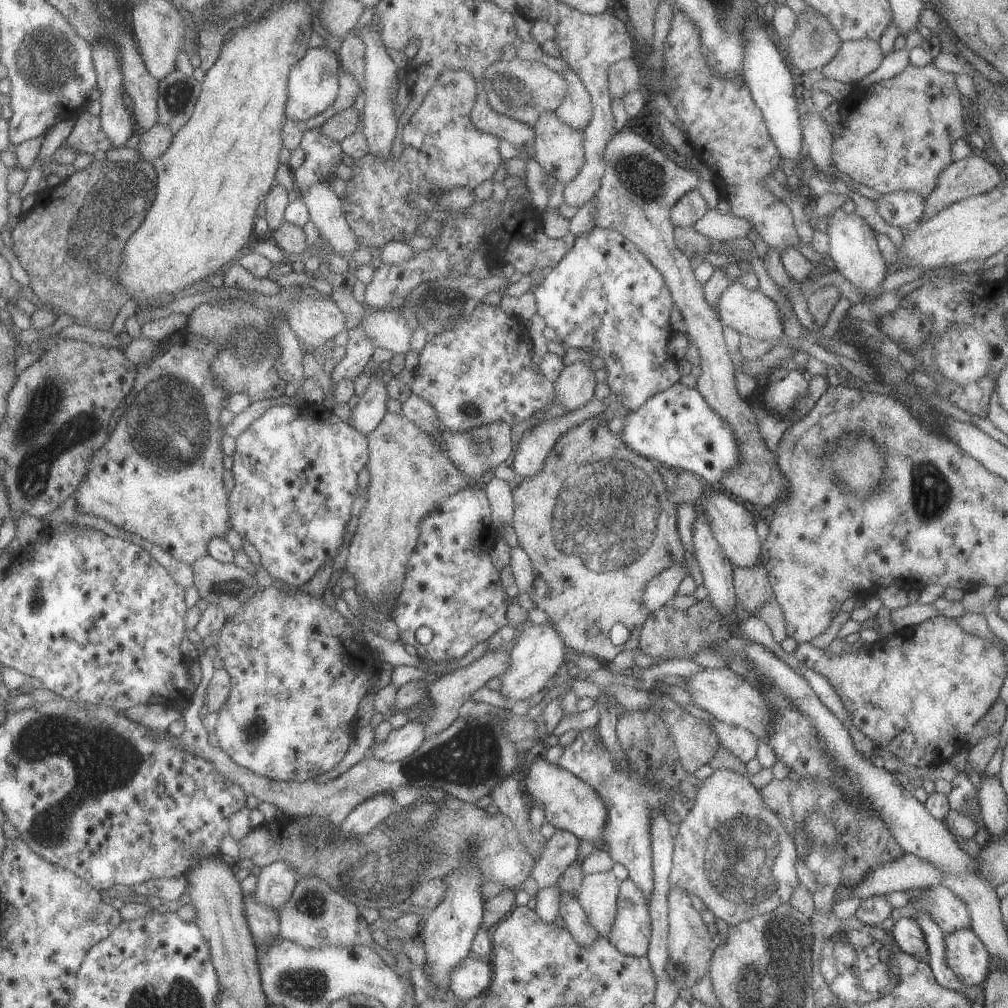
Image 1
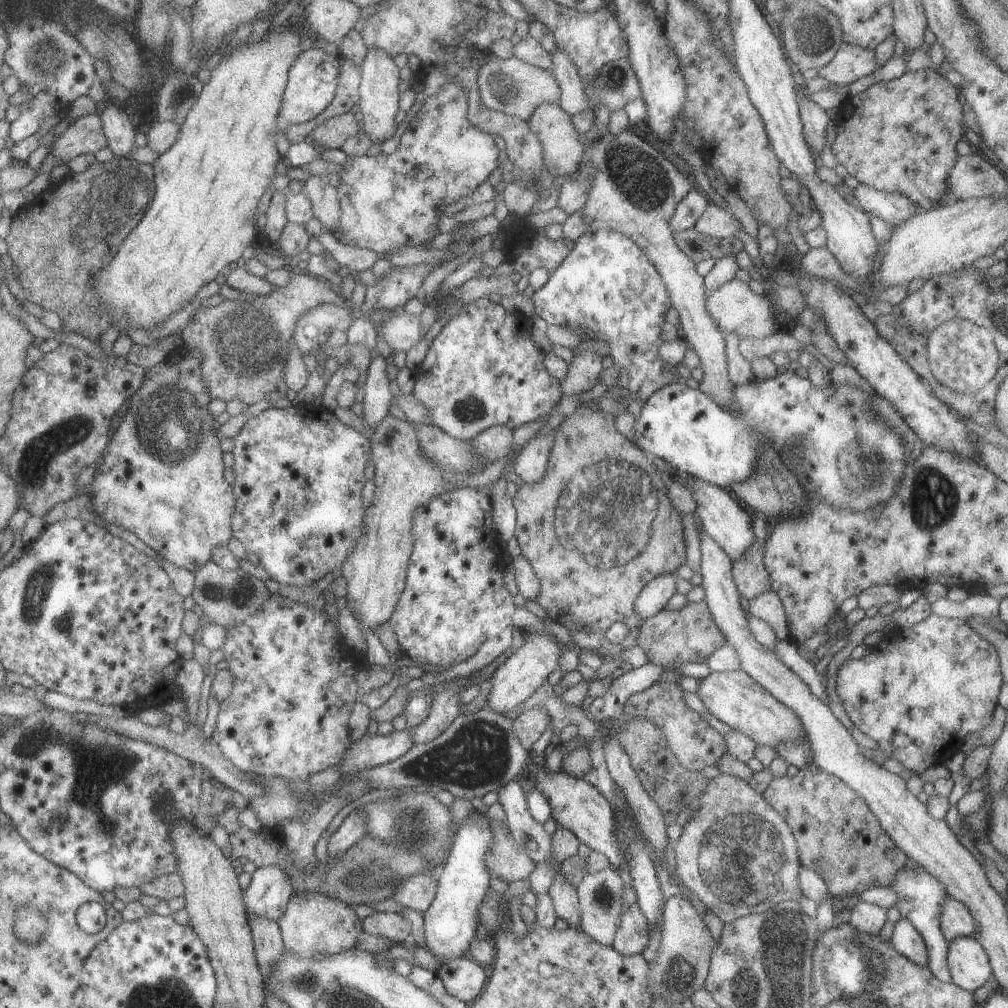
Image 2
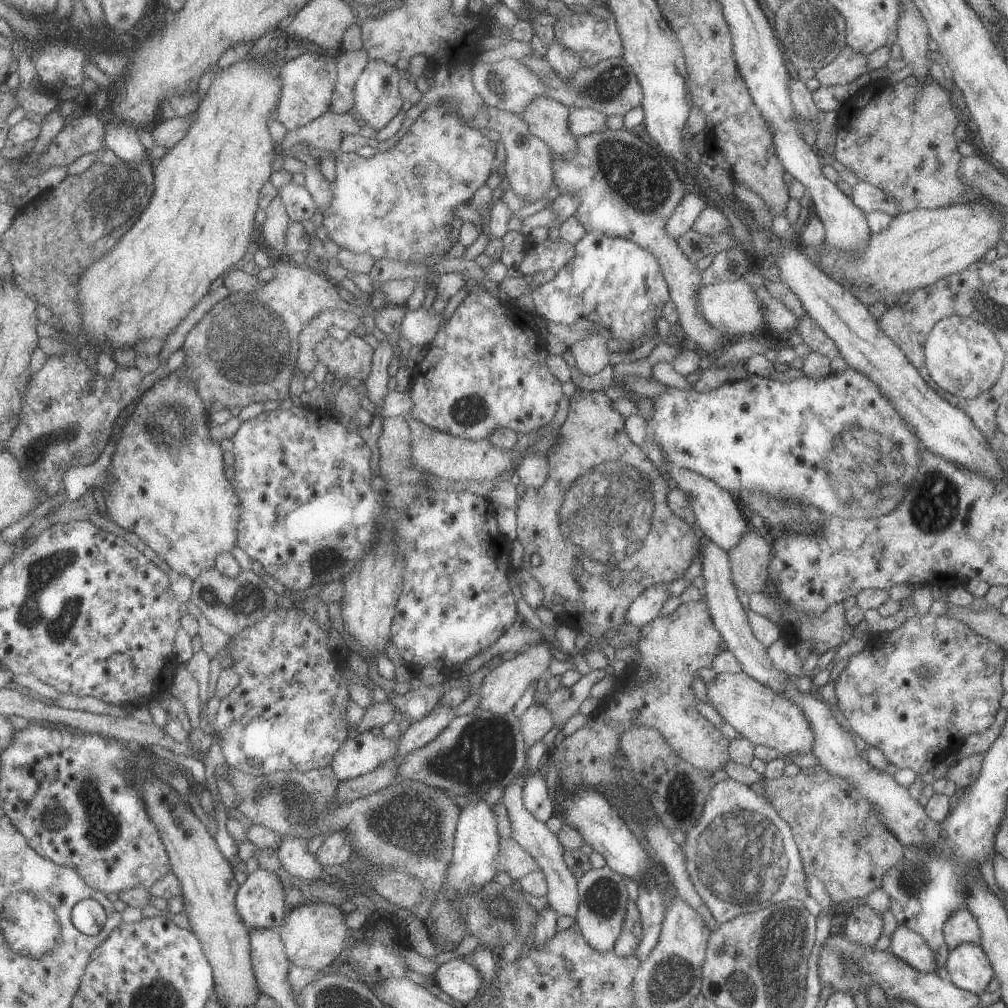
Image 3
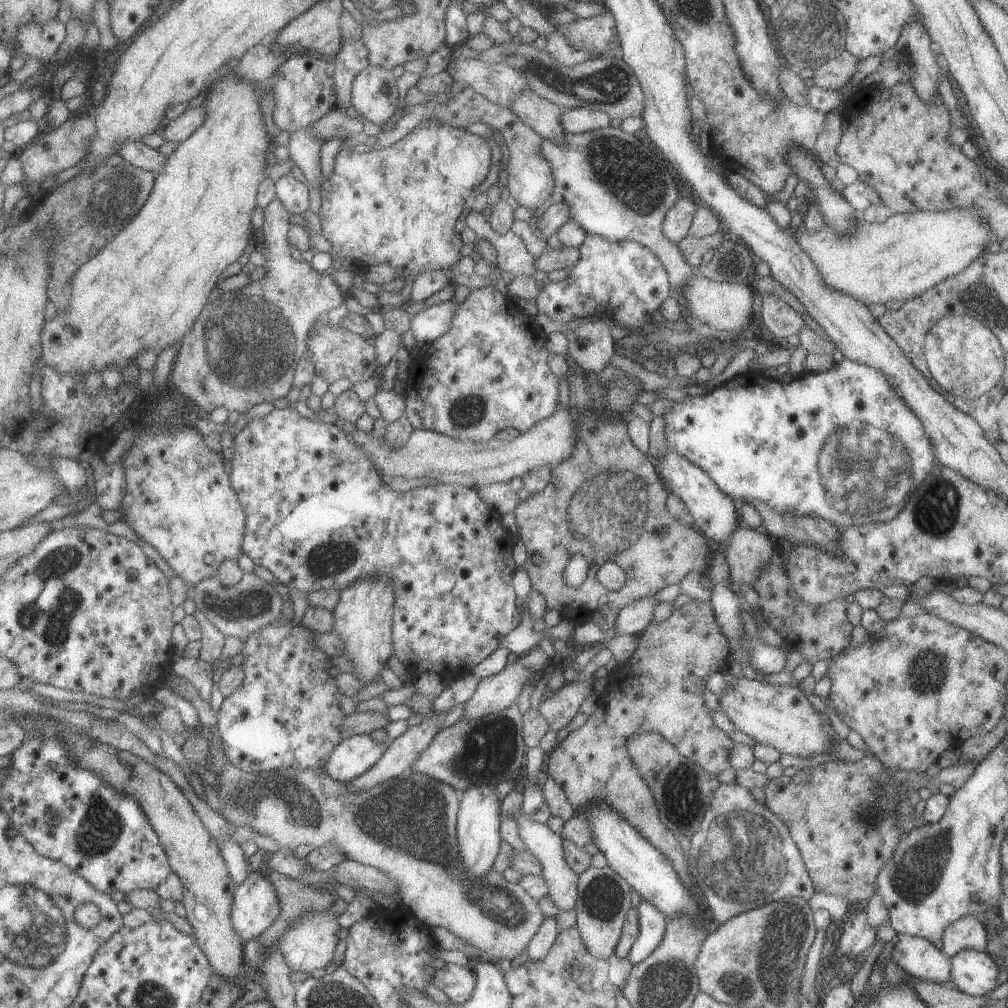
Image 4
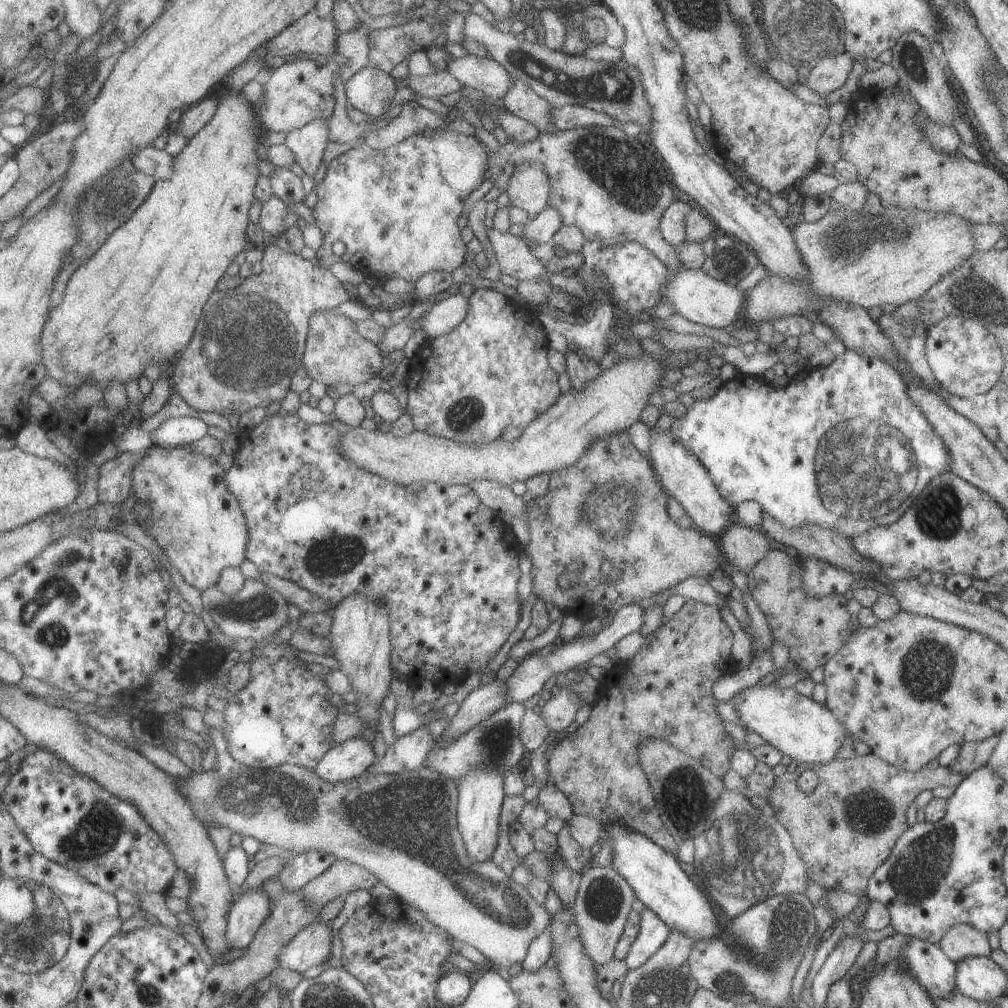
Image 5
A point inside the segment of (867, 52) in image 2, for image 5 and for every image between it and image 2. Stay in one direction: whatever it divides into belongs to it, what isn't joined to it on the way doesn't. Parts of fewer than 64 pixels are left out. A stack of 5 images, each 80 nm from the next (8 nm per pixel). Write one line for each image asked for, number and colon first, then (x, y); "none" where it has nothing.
3: (848, 64)
4: (838, 71)
5: (830, 73)

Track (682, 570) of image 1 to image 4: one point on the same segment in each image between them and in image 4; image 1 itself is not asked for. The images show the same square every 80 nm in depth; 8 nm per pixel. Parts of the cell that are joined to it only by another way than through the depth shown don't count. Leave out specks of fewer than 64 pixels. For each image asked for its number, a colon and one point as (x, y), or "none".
2: (653, 597)
3: (646, 606)
4: (632, 618)

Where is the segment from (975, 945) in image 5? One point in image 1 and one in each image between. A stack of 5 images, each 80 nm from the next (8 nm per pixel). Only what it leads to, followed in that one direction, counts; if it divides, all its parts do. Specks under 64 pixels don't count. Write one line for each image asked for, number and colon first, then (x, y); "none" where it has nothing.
1: (949, 912)
2: (955, 920)
3: (960, 927)
4: (966, 932)

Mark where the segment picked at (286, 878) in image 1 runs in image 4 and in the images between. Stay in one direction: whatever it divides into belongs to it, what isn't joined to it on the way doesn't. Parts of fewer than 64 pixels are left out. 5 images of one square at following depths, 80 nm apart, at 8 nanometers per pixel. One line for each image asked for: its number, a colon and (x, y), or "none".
2: (269, 890)
3: (259, 902)
4: (255, 905)

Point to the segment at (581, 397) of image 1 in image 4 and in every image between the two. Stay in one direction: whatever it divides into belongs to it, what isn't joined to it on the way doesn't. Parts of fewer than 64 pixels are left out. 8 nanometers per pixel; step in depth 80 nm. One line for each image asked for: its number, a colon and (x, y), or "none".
2: (581, 375)
3: (590, 354)
4: (590, 346)

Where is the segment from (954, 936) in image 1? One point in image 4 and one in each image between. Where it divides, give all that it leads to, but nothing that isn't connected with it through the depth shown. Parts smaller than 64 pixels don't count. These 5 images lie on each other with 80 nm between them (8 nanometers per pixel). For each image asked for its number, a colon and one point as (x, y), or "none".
2: (968, 964)
3: (967, 964)
4: (972, 972)

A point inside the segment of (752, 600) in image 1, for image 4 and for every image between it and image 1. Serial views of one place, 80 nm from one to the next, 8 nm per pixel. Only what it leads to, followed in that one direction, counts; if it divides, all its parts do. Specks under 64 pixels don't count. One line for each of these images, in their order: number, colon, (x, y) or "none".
2: (751, 579)
3: (749, 558)
4: (748, 550)

